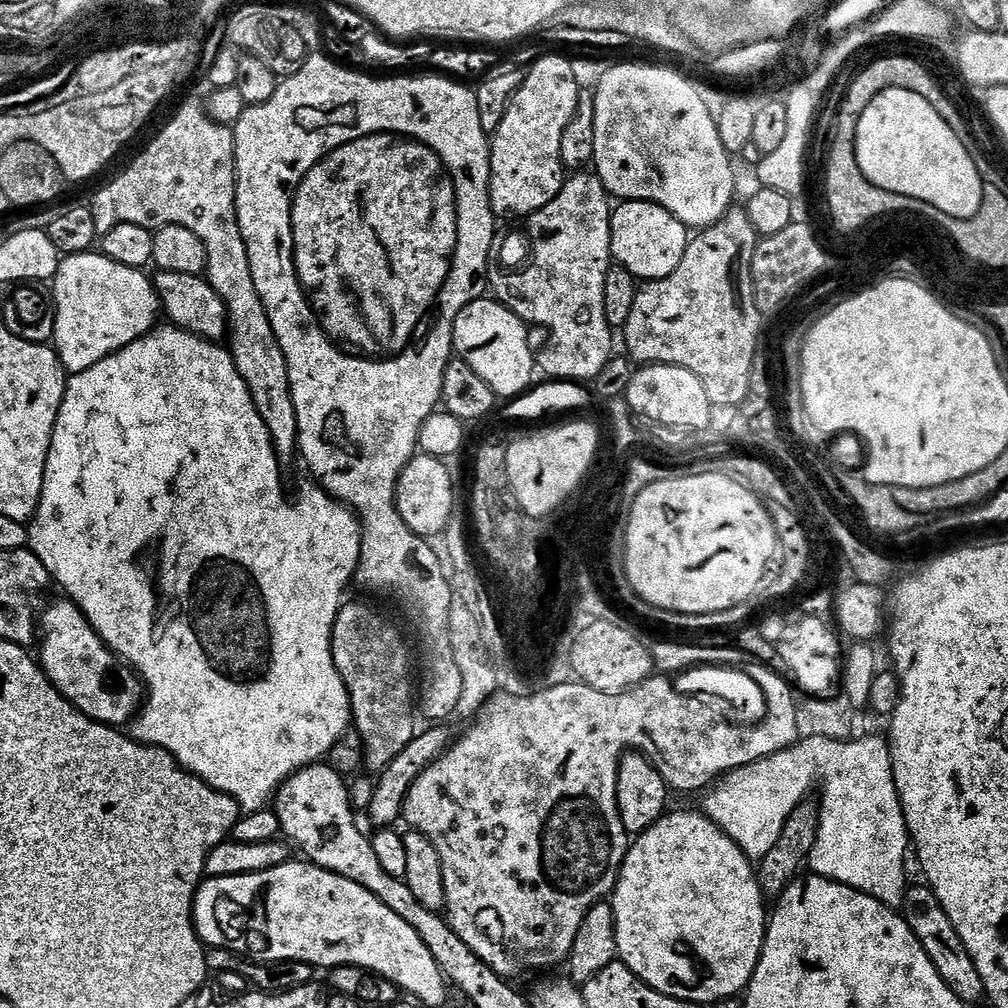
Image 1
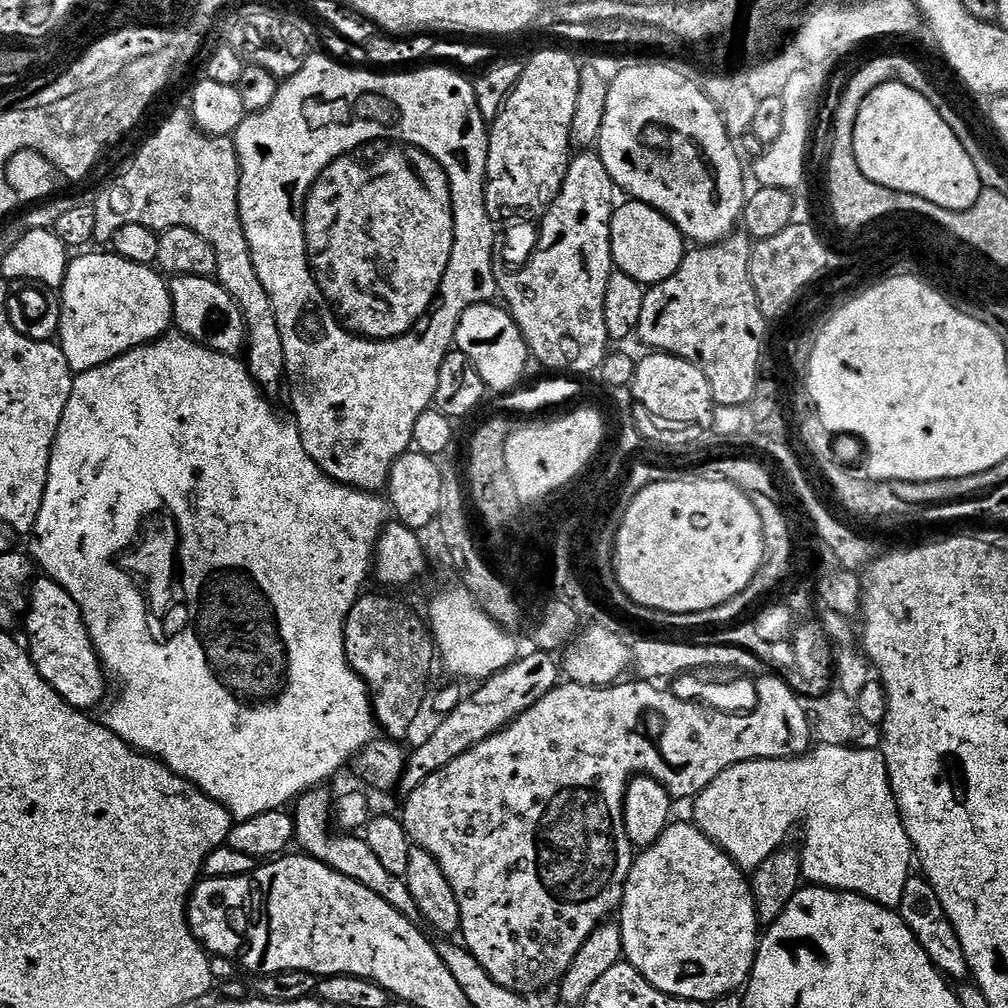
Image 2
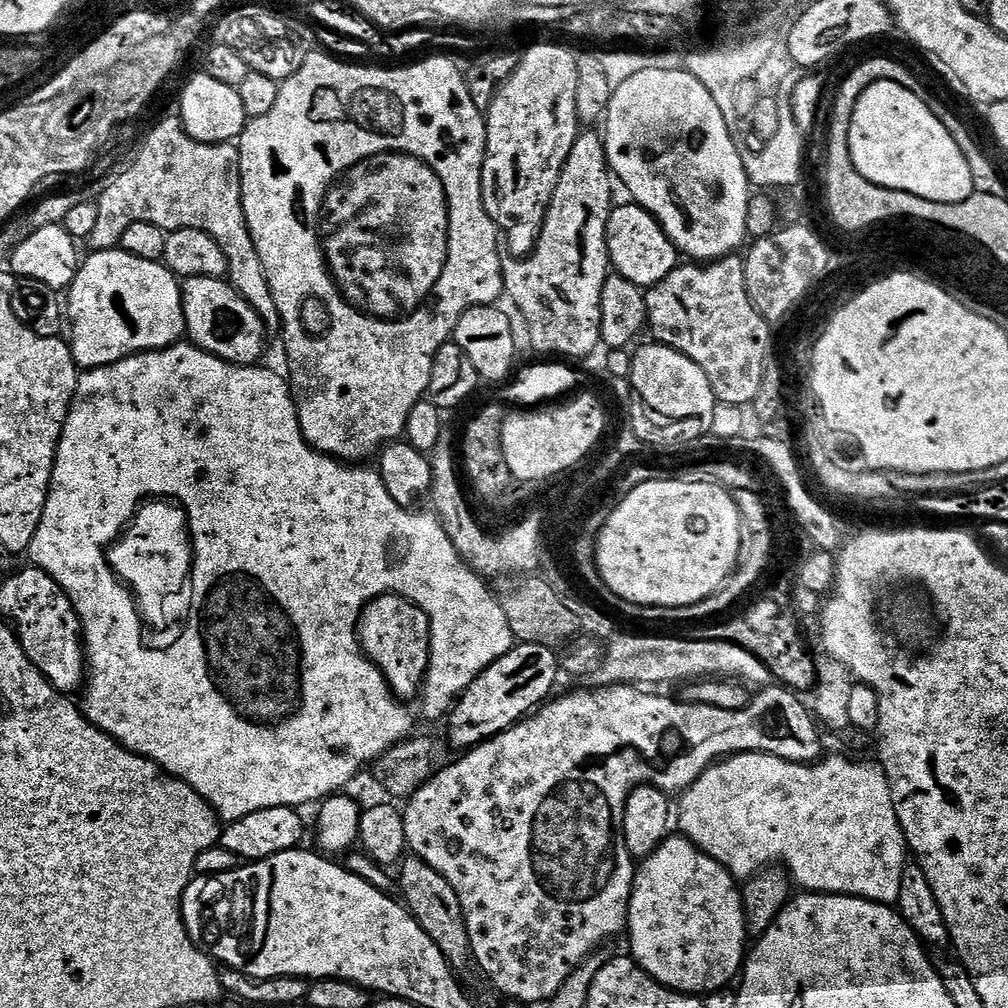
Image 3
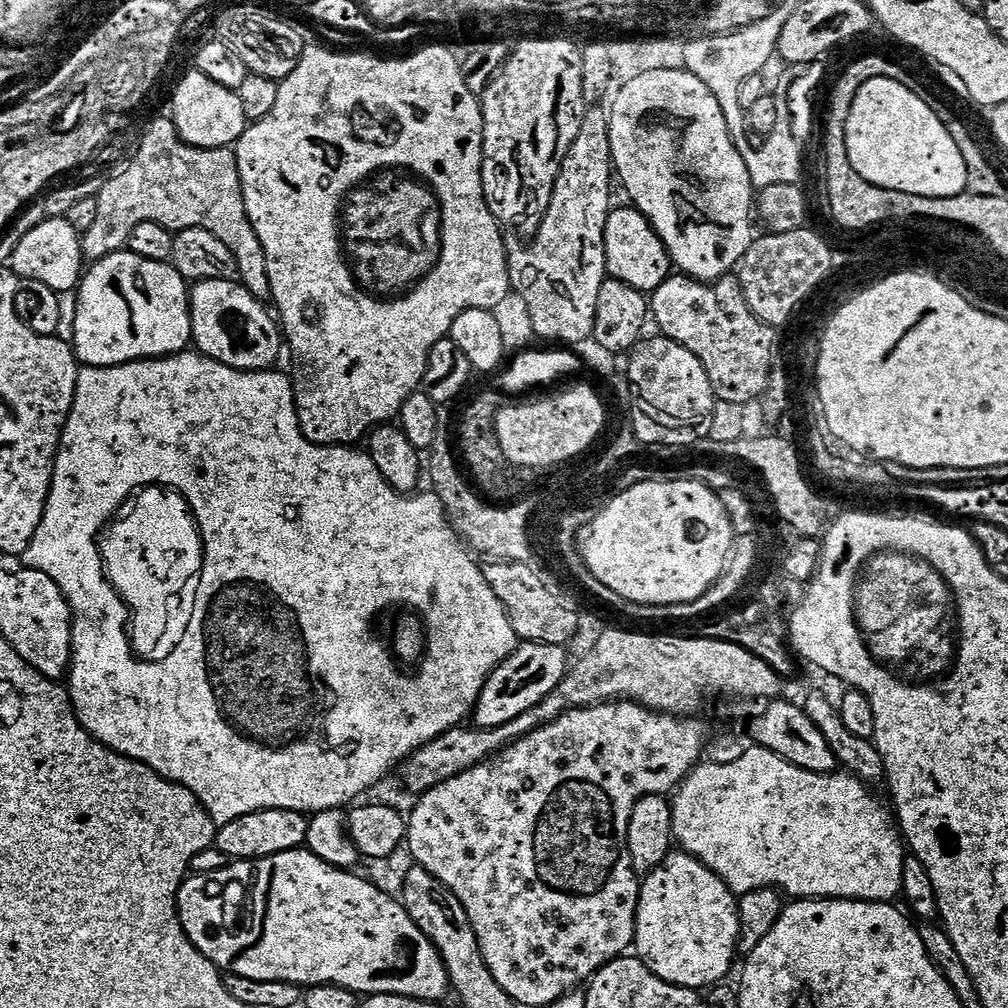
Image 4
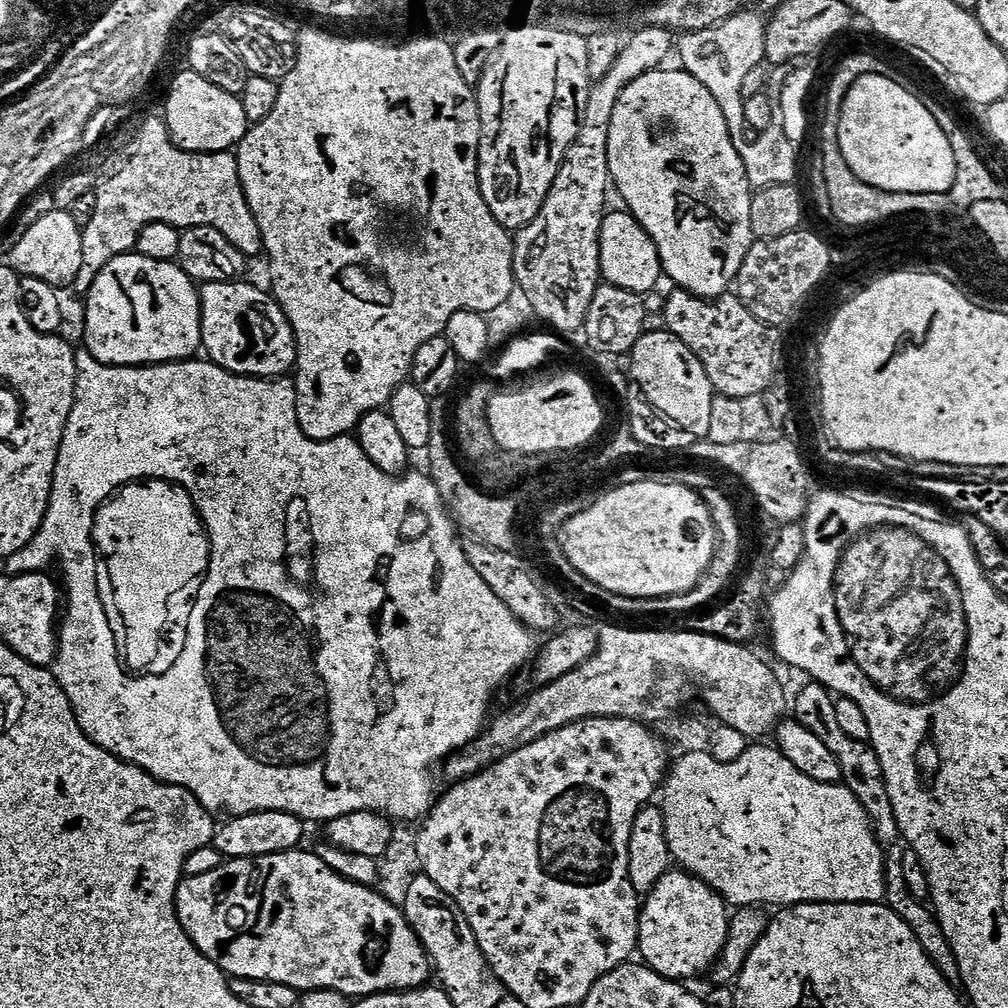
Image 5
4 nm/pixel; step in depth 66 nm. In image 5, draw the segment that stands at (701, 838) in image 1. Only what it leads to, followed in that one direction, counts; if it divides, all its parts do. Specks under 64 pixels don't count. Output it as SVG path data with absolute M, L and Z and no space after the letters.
M670 870L658 882L658 886L654 886L654 890L643 897L640 910L639 959L668 980L689 982L688 980L702 975L703 972L705 975L726 946L729 919L729 905L710 885L683 870Z

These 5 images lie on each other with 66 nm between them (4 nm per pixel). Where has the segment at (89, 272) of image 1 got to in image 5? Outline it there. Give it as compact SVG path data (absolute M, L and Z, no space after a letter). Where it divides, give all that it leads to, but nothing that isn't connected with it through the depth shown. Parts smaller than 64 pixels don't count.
M125 254L114 258L98 274L98 278L92 284L91 290L86 294L88 305L84 308L84 340L86 351L88 351L95 360L103 364L113 366L143 366L145 364L173 364L175 360L193 359L201 351L200 343L200 294L197 281L180 269L179 263L173 262L154 262L154 258L146 258L139 254Z

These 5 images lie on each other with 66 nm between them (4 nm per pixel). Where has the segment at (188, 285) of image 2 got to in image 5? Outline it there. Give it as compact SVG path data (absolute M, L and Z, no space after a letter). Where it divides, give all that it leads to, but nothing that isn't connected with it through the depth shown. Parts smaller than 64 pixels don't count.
M244 283L206 284L199 289L200 343L203 351L213 364L222 366L235 376L256 376L259 380L287 377L296 366L294 330L275 296L269 294L265 289L264 293L262 289Z

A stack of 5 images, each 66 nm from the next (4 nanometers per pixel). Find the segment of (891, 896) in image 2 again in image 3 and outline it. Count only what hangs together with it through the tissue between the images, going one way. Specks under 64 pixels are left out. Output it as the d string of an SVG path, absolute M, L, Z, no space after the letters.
M743 752L740 756L730 756L713 764L705 770L702 778L698 778L698 782L684 789L679 800L679 831L690 842L694 842L696 848L702 849L707 856L714 858L714 862L721 864L731 876L736 877L737 881L750 880L757 872L763 872L765 868L777 864L786 869L788 875L792 877L793 885L804 892L823 892L834 896L860 896L863 900L873 900L889 906L897 903L899 890L902 888L904 868L910 860L910 849L902 826L898 822L896 804L892 801L892 791L888 785L888 776L879 763L859 764L858 761L847 760L844 756L832 756L829 760L824 758L814 764L795 764L770 754Z

